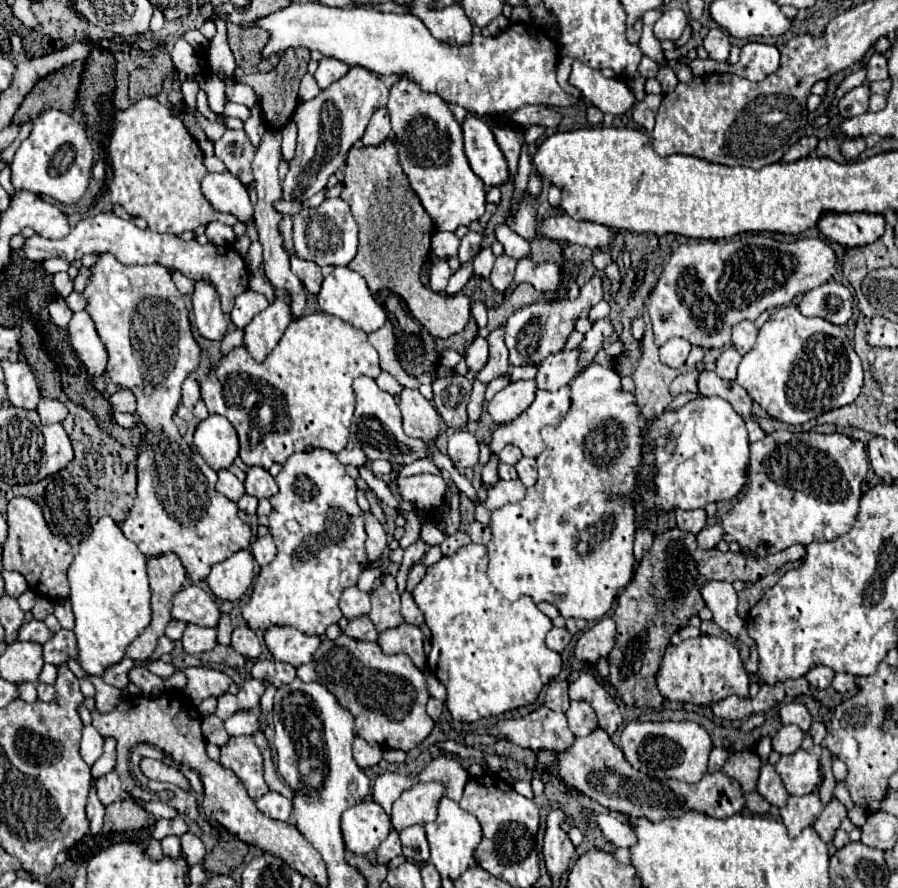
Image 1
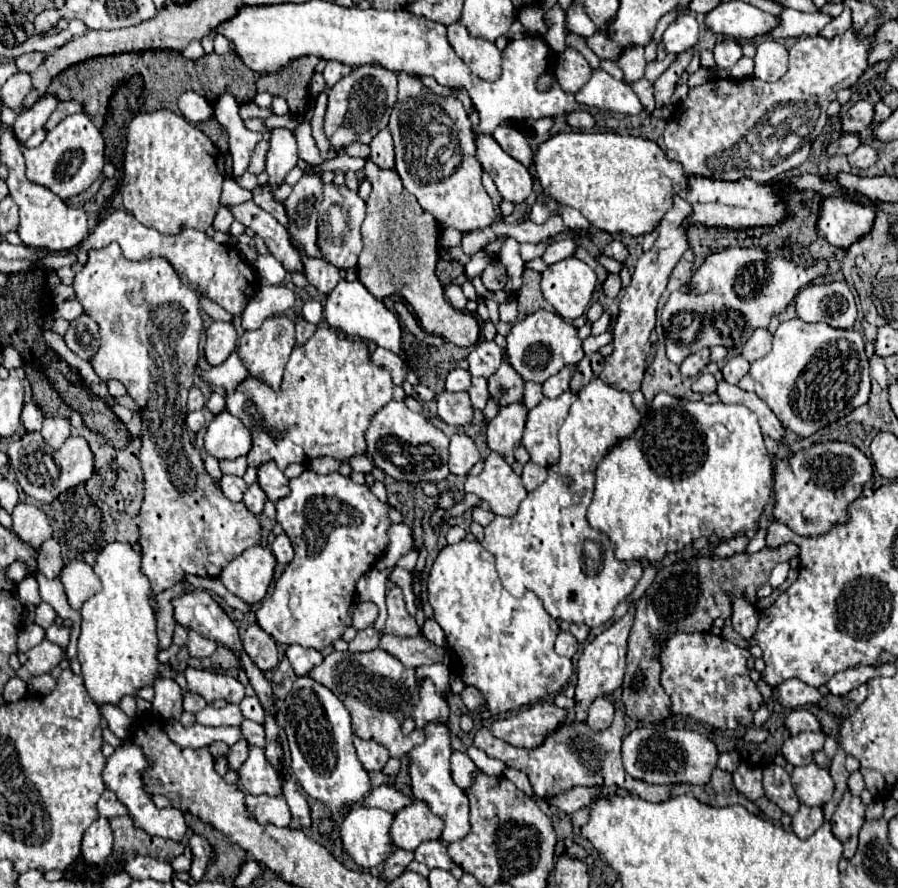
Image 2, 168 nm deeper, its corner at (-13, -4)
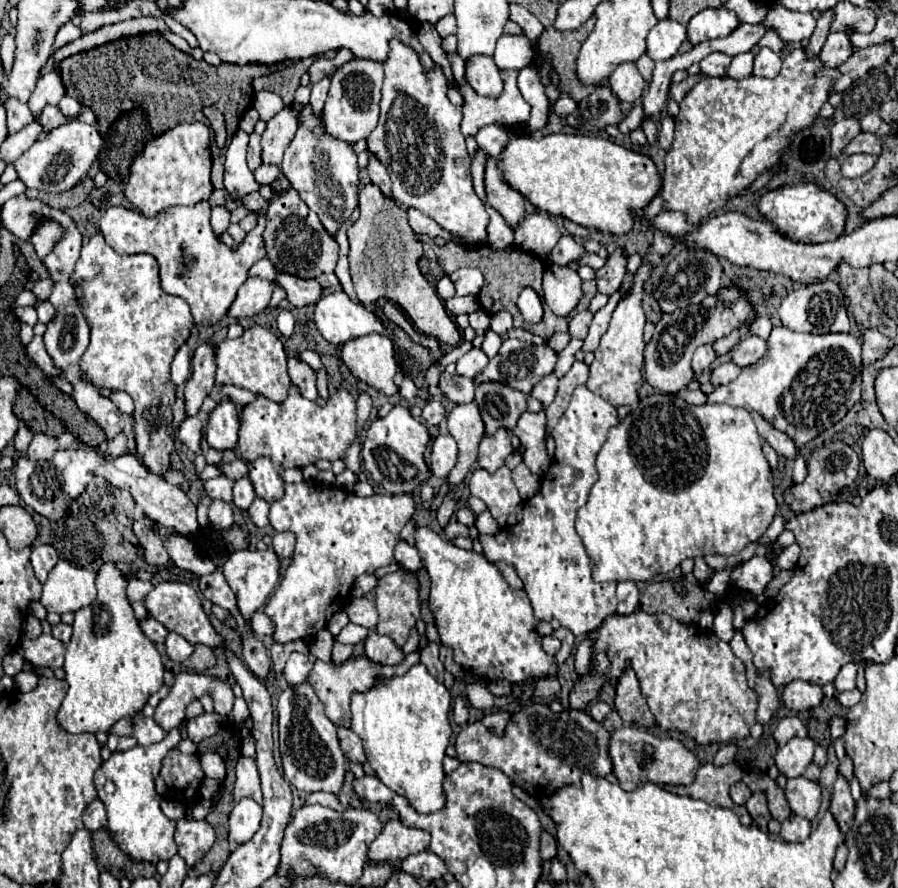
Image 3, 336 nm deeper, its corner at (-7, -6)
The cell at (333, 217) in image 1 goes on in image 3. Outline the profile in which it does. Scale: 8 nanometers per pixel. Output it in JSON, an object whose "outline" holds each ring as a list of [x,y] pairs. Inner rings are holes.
{"outline":[[[304,113],[304,123],[298,127],[296,137],[284,153],[282,173],[290,187],[296,189],[306,205],[320,217],[330,235],[334,235],[340,223],[344,223],[358,207],[358,171],[358,155],[354,153],[352,143],[332,139],[322,127],[322,115],[306,117]]]}

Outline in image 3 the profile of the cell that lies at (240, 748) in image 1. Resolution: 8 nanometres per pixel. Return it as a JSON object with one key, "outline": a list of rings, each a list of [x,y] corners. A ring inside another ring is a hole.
{"outline":[[[240,757],[236,765],[236,785],[234,785],[234,801],[244,797],[256,799],[262,805],[262,791],[260,791],[260,775],[256,771],[256,761],[250,757]]]}

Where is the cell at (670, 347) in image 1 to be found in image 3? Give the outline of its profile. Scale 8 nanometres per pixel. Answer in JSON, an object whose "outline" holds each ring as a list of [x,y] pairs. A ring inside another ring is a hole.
{"outline":[[[702,345],[694,351],[694,359],[692,359],[692,369],[696,375],[700,375],[712,361],[716,359],[716,353],[712,349],[712,345]]]}

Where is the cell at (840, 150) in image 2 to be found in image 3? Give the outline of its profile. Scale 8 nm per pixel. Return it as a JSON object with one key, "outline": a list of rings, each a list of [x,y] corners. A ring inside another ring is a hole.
{"outline":[[[860,133],[860,135],[856,135],[856,137],[850,141],[850,145],[846,147],[844,153],[846,153],[846,155],[868,153],[868,155],[878,157],[880,151],[882,151],[882,141],[880,141],[878,135],[874,135],[874,133]]]}

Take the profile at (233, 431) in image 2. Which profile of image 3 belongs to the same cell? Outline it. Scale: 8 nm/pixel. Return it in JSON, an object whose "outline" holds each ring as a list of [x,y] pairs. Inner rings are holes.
{"outline":[[[230,399],[220,401],[210,413],[210,421],[206,429],[208,445],[220,451],[234,449],[238,443],[238,427],[240,427],[240,417],[236,405]]]}

